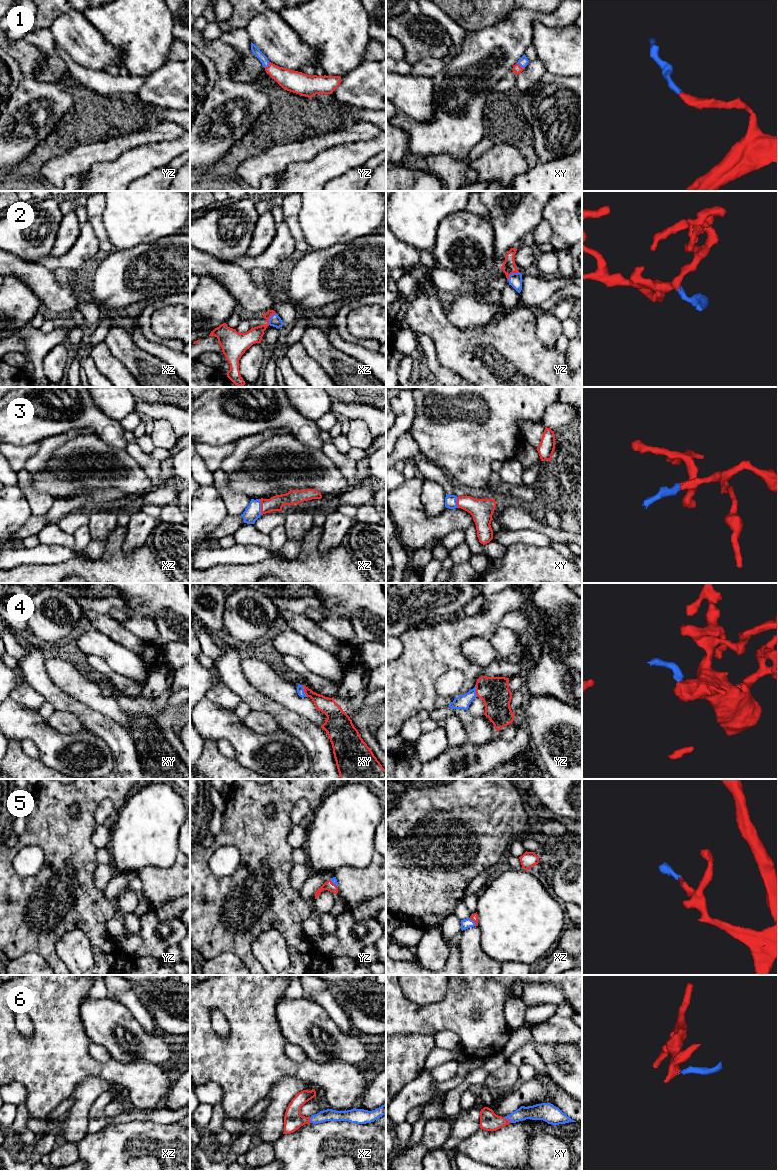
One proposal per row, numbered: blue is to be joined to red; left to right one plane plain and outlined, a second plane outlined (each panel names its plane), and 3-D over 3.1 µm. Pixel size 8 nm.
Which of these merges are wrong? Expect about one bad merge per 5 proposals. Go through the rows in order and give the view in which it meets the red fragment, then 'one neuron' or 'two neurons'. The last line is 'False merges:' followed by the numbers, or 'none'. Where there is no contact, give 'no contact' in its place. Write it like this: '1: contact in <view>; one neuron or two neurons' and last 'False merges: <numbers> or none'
1: contact in xy; one neuron
2: contact in xz; one neuron
3: contact in xz; one neuron
4: contact in xy; one neuron
5: contact in xz; one neuron
6: contact in xy; one neuron
False merges: none

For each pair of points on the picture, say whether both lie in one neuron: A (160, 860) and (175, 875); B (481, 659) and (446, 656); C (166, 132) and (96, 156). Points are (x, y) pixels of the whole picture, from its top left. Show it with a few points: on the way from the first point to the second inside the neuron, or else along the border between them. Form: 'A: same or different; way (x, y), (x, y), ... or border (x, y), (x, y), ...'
A: different; border (179, 851), (175, 861), (169, 867), (144, 868)
B: different; border (464, 640), (462, 654), (472, 663), (488, 666)
C: same; way (149, 135), (119, 144), (113, 148)

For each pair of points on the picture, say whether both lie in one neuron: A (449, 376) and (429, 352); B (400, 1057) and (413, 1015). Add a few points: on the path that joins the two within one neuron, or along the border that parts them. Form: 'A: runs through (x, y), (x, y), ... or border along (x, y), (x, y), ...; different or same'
A: runs through (442, 372), (431, 359); same
B: border along (396, 1033), (431, 1035); different

